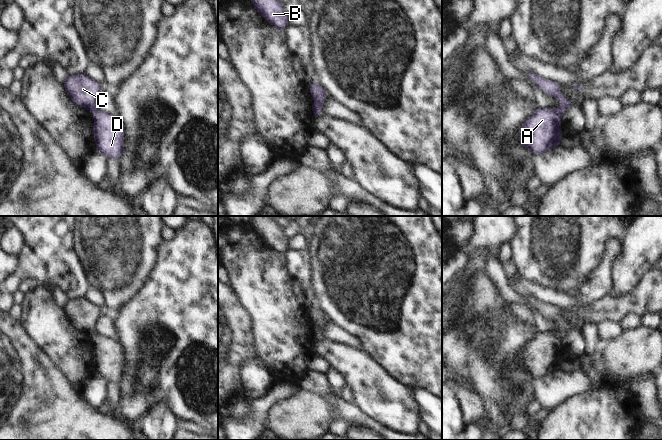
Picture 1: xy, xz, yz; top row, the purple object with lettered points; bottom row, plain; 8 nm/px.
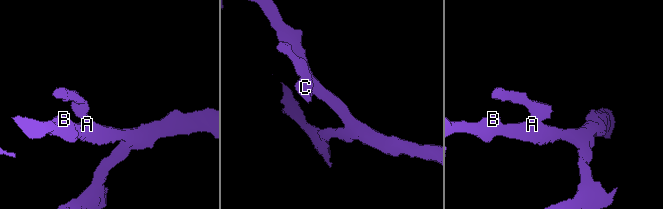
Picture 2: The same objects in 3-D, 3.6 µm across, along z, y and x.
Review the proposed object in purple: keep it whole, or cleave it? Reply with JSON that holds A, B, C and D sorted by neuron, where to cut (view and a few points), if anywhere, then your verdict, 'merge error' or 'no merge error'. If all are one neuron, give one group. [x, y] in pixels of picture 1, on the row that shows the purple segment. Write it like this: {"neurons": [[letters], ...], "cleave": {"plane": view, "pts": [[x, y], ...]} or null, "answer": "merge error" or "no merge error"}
{"neurons": [["A", "B", "D"], ["C"]], "cleave": {"plane": "yz", "pts": [[552, 109], [560, 115]]}, "answer": "merge error"}

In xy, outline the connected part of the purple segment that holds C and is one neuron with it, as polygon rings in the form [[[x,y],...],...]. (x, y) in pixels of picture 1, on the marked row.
[[[85,74],[69,75],[64,82],[64,87],[72,102],[78,107],[83,107],[93,113],[97,110],[94,101],[100,93],[100,83],[93,81]]]

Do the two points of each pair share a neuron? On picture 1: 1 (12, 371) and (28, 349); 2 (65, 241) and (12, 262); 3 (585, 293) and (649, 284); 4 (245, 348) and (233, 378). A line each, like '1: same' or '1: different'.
1: same
2: different
3: different
4: same

